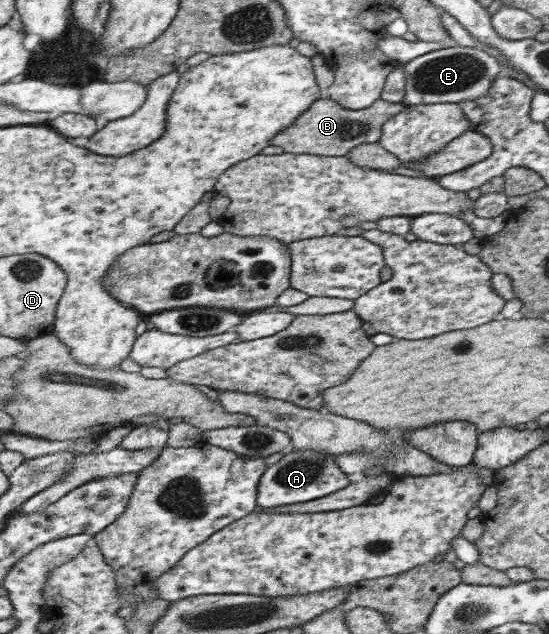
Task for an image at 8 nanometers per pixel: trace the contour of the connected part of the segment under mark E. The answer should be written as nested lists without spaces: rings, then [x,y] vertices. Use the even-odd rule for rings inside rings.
[[[454,44],[417,56],[402,65],[405,77],[404,106],[421,104],[457,103],[475,100],[489,90],[490,82],[502,74],[499,63],[489,53],[479,48]]]

